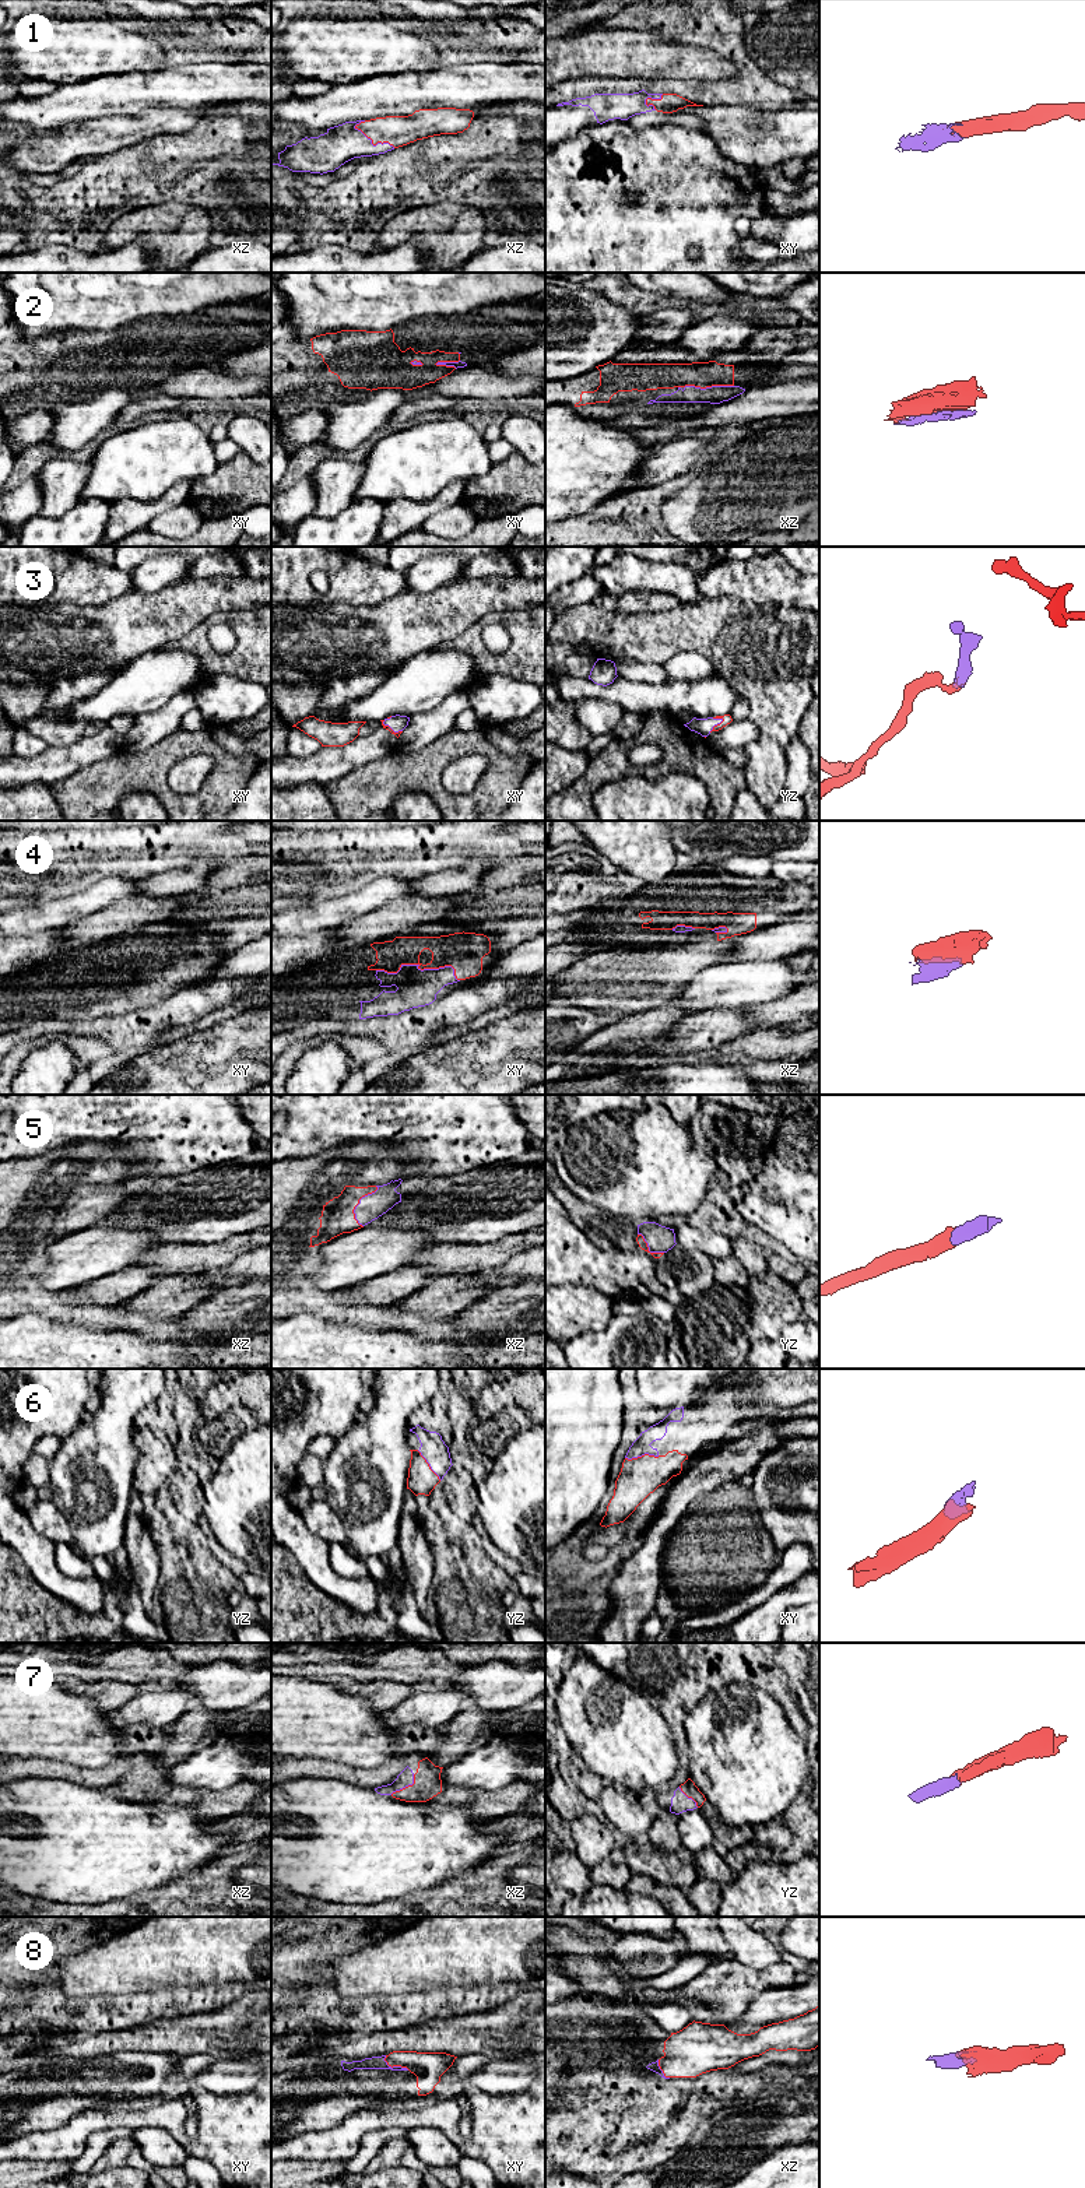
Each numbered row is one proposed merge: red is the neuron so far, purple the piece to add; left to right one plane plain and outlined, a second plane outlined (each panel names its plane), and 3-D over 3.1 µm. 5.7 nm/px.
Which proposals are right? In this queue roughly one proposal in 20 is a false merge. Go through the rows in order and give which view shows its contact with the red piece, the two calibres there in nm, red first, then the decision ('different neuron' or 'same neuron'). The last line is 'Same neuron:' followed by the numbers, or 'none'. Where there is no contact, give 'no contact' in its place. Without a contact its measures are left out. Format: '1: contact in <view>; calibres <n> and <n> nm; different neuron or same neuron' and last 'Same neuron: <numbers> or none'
1: contact in xz; calibres 180 and 220 nm; same neuron
2: contact in xz; calibres 150 and 110 nm; same neuron
3: contact in yz; calibres 50 and 100 nm; same neuron
4: contact in xy; calibres 200 and 220 nm; same neuron
5: contact in xz; calibres 190 and 150 nm; same neuron
6: contact in xy; calibres 220 and 100 nm; same neuron
7: contact in xz; calibres 160 and 90 nm; same neuron
8: contact in xy; calibres 180 and 80 nm; same neuron
Same neuron: 1, 2, 3, 4, 5, 6, 7, 8

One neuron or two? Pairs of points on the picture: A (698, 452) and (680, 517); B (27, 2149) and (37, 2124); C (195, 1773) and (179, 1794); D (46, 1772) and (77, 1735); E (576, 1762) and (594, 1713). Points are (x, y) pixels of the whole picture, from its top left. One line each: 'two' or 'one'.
A: two
B: two
C: two
D: two
E: two

